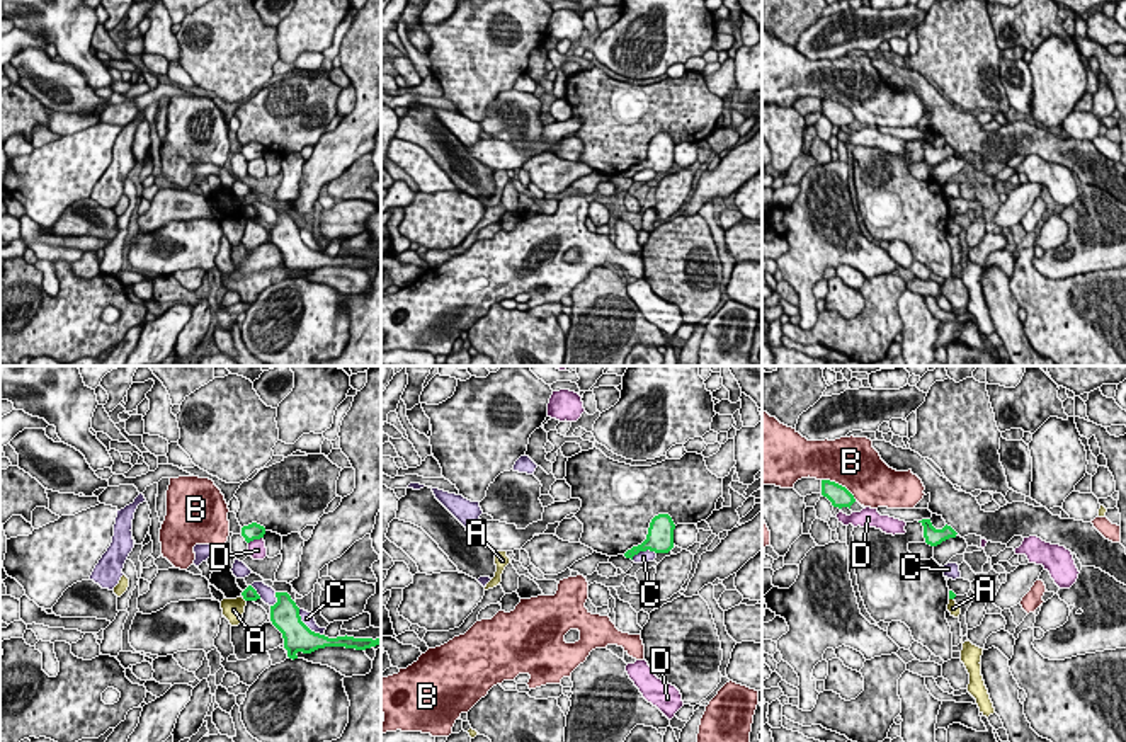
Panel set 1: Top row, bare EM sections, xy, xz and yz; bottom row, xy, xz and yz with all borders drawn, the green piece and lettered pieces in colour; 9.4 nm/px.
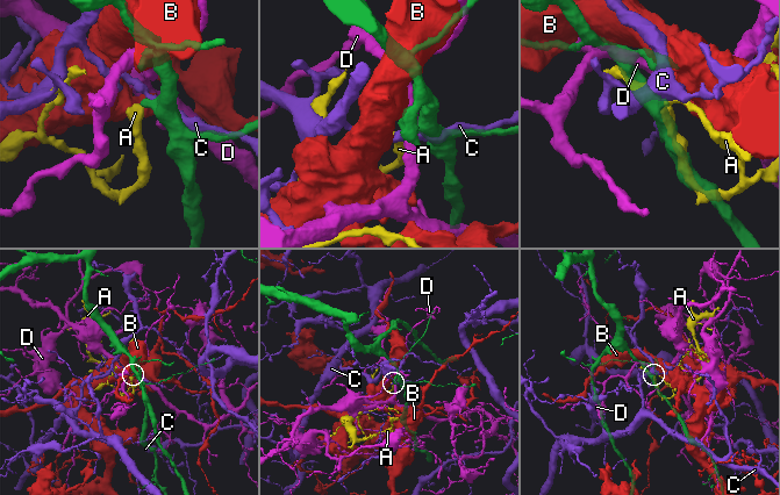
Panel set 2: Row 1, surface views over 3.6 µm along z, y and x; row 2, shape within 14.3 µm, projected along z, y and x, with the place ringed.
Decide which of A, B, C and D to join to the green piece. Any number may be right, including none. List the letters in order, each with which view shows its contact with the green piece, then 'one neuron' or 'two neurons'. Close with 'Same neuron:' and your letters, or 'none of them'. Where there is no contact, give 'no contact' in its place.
A: contact in yz; two neurons
B: contact in yz; two neurons
C: contact in xy; two neurons
D: contact in xy; two neurons
Same neuron: none of them

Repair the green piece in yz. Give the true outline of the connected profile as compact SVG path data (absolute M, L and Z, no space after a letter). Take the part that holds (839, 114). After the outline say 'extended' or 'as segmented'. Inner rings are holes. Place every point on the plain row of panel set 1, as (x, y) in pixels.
M822 99L822 114L827 116L833 126L849 126L856 121L854 114L842 104Z | as segmented

